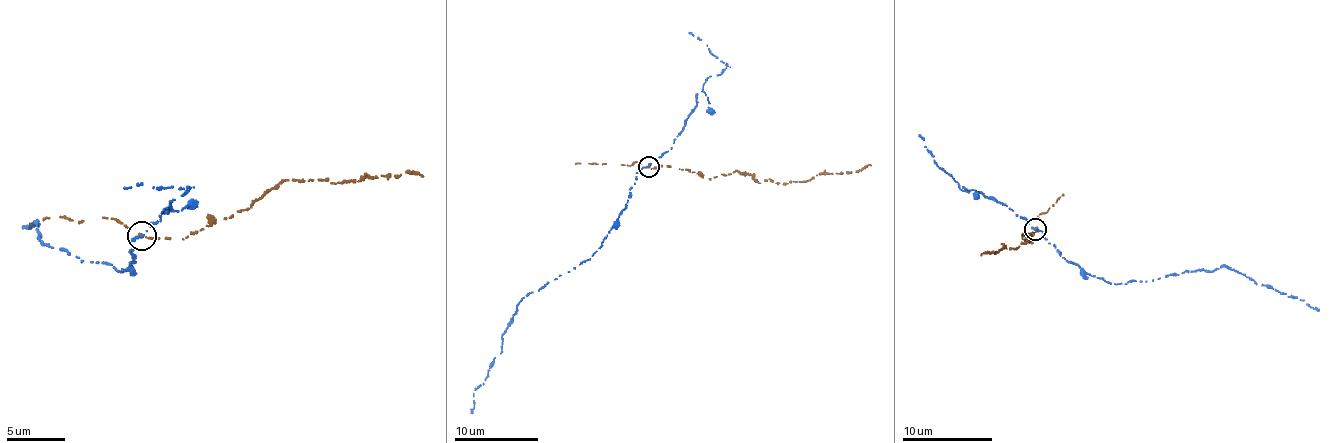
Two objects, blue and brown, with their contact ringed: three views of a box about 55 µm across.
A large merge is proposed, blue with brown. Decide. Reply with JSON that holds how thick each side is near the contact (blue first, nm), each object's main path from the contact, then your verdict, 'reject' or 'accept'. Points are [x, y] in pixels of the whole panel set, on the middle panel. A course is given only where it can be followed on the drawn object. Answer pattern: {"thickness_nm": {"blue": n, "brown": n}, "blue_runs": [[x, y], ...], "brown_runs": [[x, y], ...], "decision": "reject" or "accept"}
{"thickness_nm": {"blue": 260, "brown": 90}, "blue_runs": [[648, 167], [638, 170], [626, 206], [596, 251], [517, 305], [502, 335], [501, 353], [473, 393], [471, 412]], "brown_runs": [[648, 167], [662, 164], [711, 179], [736, 170], [759, 182], [768, 178], [787, 184], [870, 165]], "decision": "reject"}

